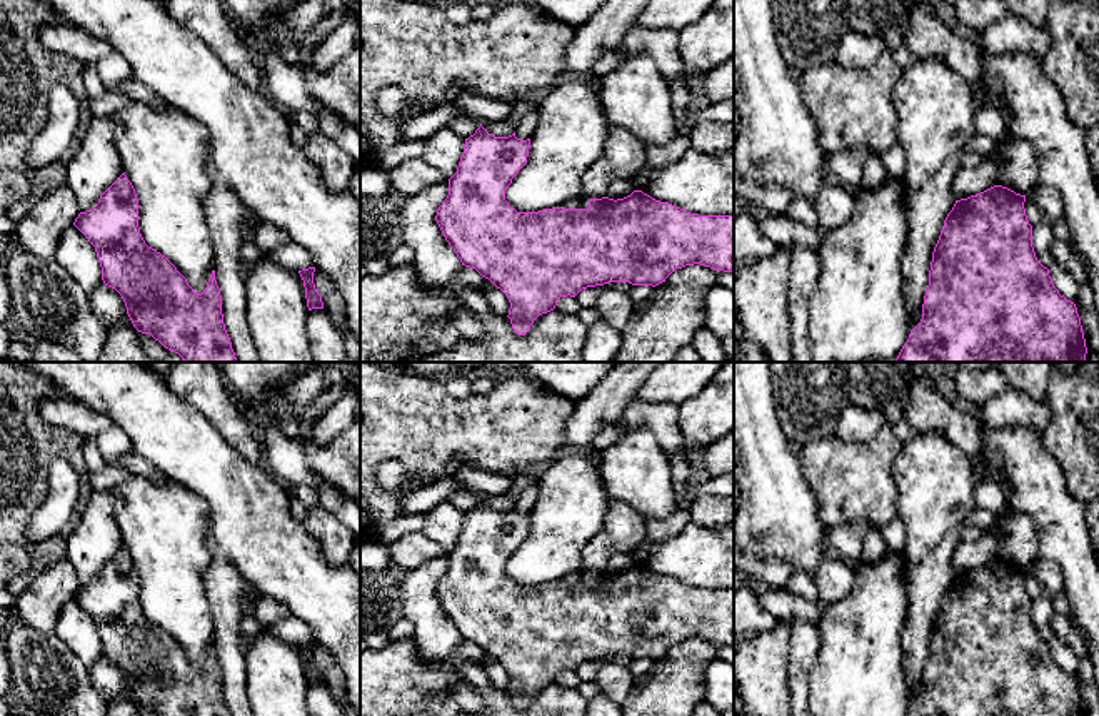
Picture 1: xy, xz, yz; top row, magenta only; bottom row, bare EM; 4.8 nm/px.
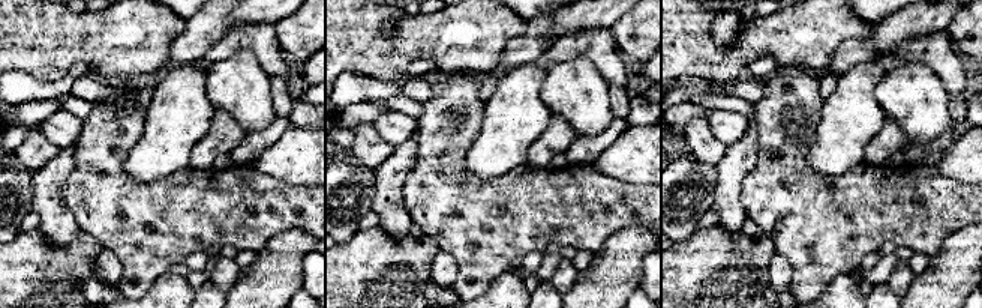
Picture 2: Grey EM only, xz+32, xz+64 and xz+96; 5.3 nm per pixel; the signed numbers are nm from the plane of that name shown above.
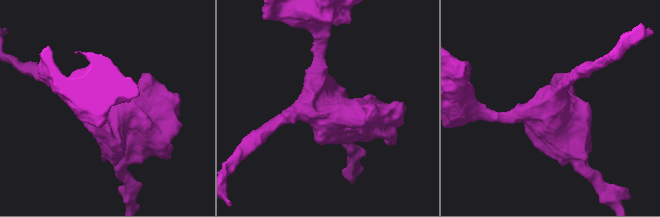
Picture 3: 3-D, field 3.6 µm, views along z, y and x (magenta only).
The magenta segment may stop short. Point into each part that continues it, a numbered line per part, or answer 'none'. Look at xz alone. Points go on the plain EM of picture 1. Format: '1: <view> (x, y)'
1: xz (579, 576)

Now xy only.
none

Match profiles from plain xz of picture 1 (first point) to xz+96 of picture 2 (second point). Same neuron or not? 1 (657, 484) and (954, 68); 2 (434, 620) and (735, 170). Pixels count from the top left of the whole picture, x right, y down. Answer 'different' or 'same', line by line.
1: different
2: same

